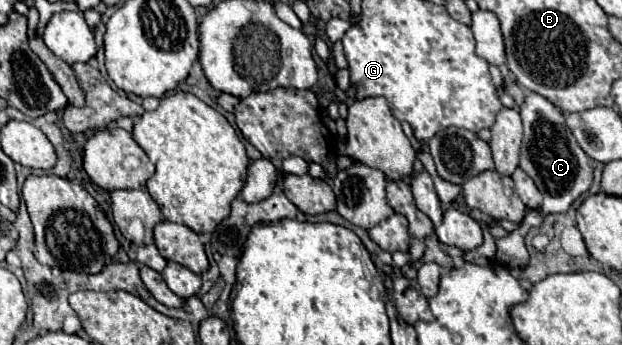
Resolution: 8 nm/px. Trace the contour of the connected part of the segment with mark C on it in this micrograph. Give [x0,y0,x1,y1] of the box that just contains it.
[519,92,593,214]

